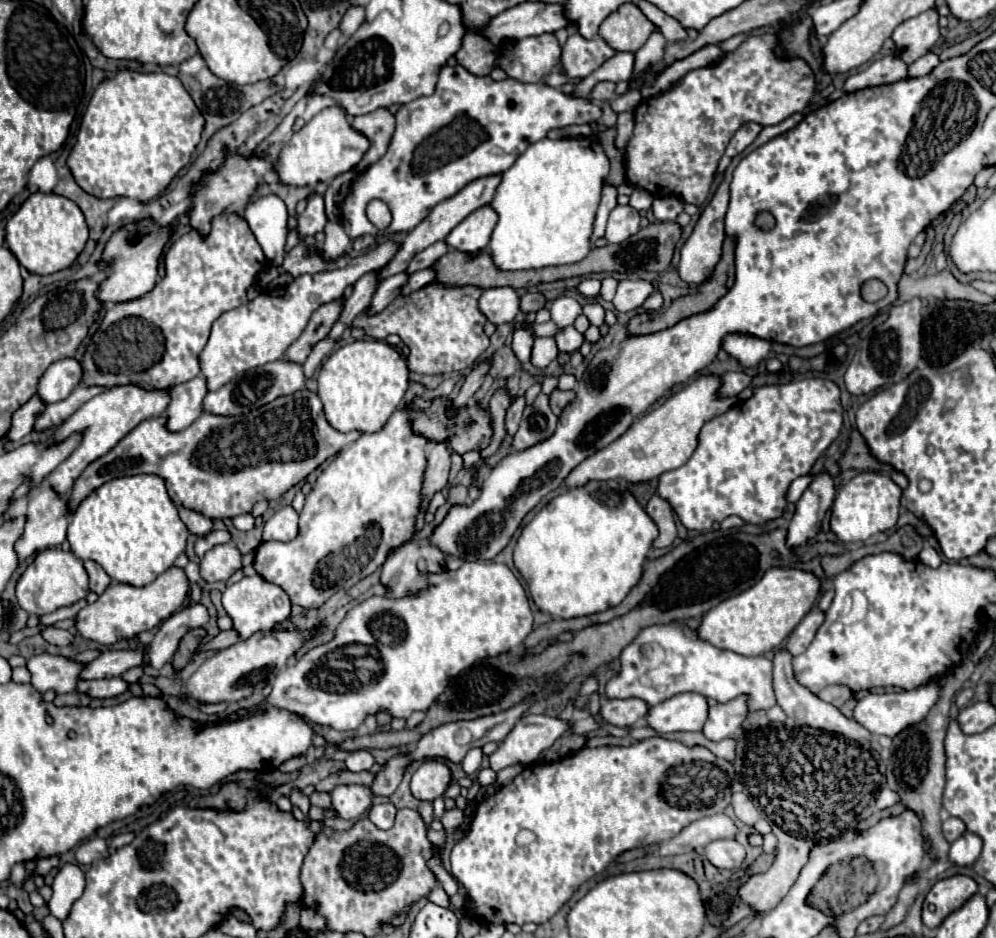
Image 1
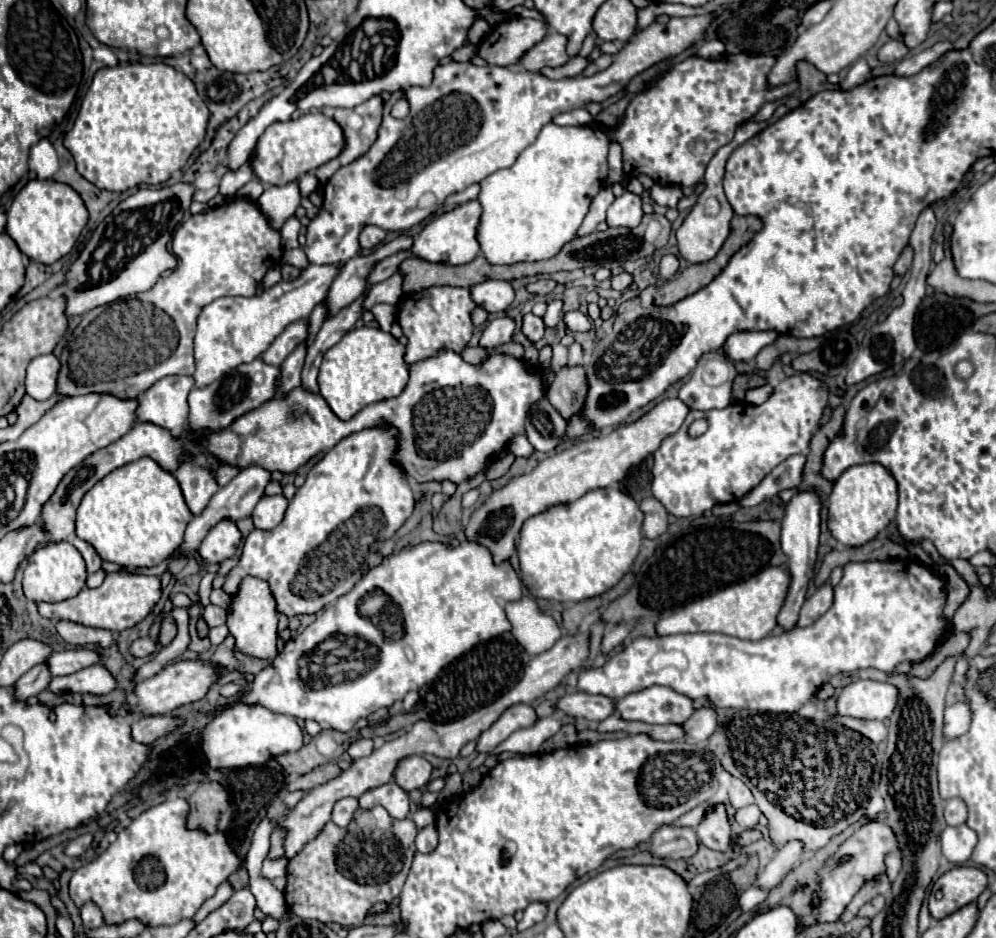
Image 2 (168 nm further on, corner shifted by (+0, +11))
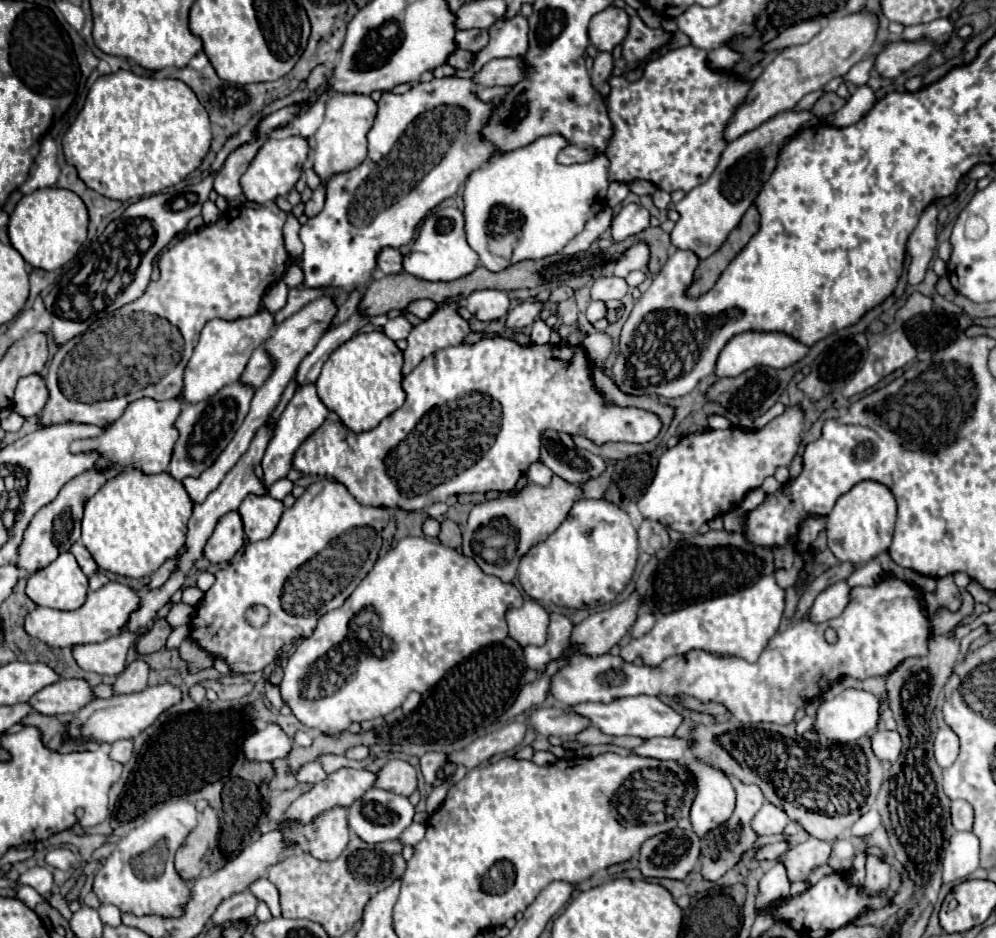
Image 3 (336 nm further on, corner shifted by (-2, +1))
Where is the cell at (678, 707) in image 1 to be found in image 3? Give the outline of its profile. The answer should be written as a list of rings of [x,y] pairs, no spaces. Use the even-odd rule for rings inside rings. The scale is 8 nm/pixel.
[[[632,696],[632,698],[618,698],[610,704],[576,704],[570,708],[572,712],[590,720],[592,726],[602,730],[608,736],[638,736],[638,738],[652,738],[652,736],[672,736],[676,728],[682,724],[682,714],[670,708],[668,704],[660,702],[656,696]]]

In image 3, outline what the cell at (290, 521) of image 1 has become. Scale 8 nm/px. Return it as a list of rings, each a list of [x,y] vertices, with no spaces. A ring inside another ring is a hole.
[[[248,494],[244,502],[240,504],[240,516],[244,522],[244,534],[250,542],[270,538],[272,532],[278,526],[278,520],[284,512],[284,506],[280,500],[272,496],[260,496]]]

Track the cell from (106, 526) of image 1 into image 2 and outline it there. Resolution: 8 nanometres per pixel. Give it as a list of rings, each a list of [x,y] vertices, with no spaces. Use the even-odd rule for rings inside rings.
[[[140,458],[126,466],[116,468],[98,480],[82,498],[76,512],[76,536],[96,548],[102,560],[120,564],[124,568],[150,568],[170,556],[182,544],[182,532],[190,524],[192,512],[188,510],[182,490],[170,472],[164,472],[152,458]]]

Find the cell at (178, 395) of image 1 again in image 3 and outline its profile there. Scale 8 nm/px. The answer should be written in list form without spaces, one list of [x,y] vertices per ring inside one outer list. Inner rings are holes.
[[[150,398],[136,400],[100,436],[90,438],[90,440],[78,440],[70,446],[70,450],[72,454],[96,452],[98,460],[94,464],[94,470],[100,470],[100,472],[110,470],[114,466],[120,470],[128,470],[128,468],[140,470],[144,474],[166,472],[172,458],[172,446],[178,438],[174,422],[180,414],[180,406],[182,406],[182,398],[164,400],[164,402],[150,400]]]

